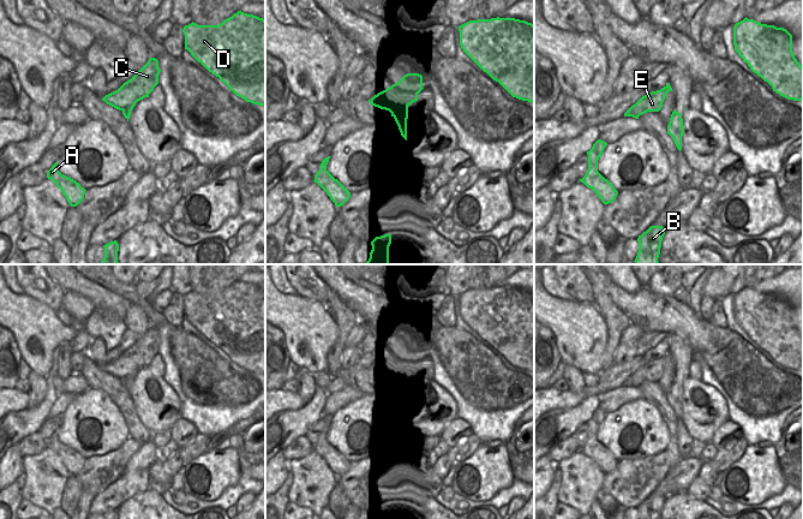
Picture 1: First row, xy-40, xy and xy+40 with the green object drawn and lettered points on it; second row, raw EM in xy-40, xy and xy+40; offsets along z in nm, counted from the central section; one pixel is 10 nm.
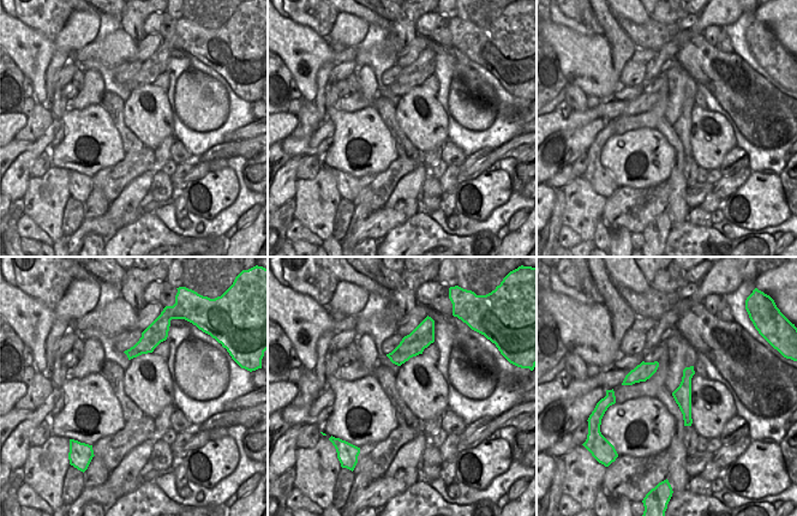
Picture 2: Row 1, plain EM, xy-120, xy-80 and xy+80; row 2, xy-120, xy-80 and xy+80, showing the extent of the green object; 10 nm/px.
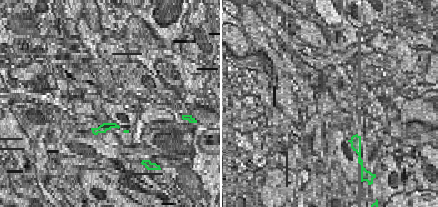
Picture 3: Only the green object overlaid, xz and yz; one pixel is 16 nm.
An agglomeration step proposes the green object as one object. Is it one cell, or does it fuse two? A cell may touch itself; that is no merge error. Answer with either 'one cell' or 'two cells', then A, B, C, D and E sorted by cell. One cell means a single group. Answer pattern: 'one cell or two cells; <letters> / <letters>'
two cells; A C D E / B

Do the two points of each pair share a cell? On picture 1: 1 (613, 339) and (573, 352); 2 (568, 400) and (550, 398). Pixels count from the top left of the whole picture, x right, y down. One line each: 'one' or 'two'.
1: two
2: one

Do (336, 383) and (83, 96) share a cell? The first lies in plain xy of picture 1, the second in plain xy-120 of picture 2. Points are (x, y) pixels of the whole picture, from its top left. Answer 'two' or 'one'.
one

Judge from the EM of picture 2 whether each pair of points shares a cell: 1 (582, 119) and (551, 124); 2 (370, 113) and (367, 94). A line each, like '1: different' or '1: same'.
1: same
2: different

